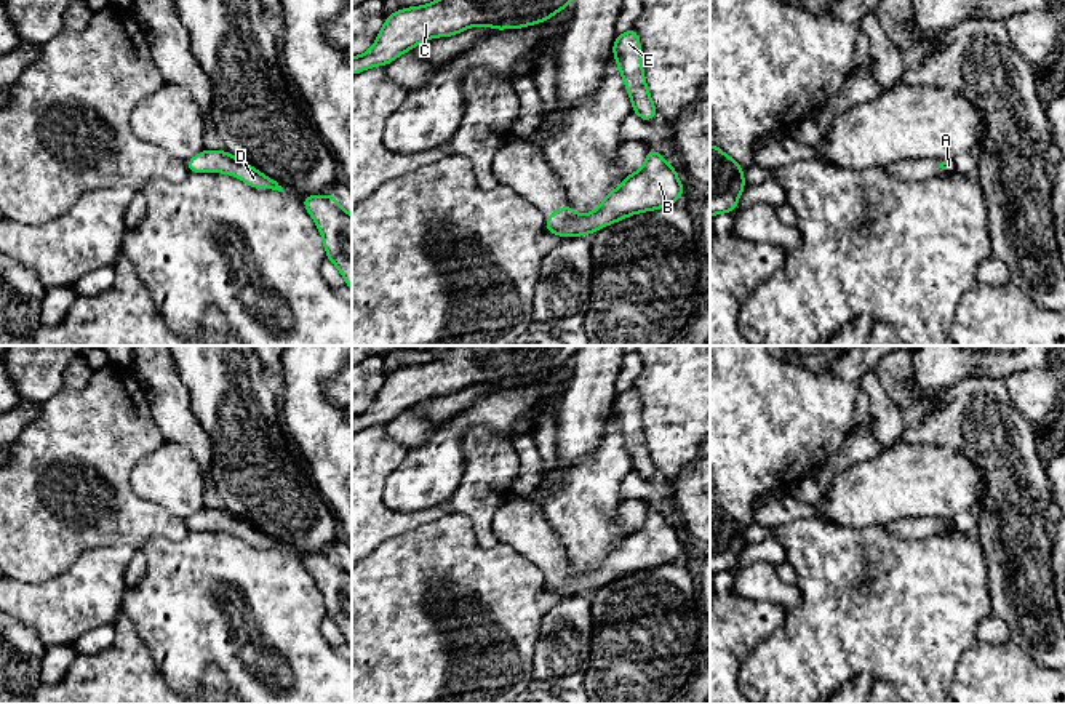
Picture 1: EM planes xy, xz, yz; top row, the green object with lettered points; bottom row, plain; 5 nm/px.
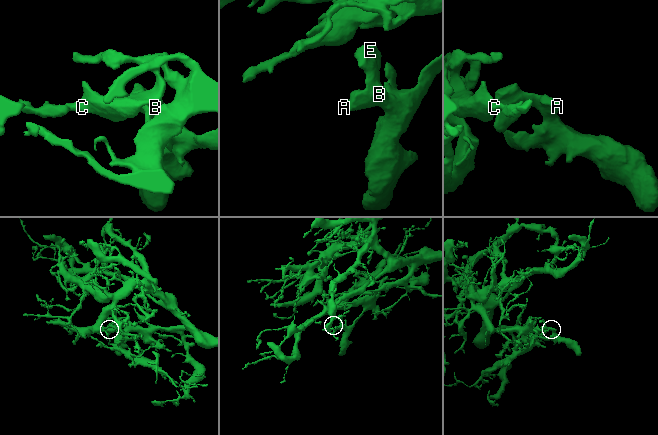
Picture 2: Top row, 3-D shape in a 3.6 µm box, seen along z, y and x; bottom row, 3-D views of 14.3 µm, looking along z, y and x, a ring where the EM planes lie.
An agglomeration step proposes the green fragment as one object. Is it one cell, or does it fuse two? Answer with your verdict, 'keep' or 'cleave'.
keep

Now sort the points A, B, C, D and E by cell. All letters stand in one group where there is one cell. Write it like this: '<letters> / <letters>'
A B C D E

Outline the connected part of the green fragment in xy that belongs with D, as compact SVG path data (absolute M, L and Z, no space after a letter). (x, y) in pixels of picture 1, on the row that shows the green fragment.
M201 150L185 162L190 173L225 173L235 176L256 189L272 189L283 192L283 187L272 178L259 173L251 165L222 150Z

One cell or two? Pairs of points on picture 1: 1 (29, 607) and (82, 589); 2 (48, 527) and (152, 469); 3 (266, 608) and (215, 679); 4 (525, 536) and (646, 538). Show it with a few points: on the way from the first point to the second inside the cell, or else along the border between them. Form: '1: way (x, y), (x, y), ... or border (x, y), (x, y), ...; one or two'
1: way (42, 607), (64, 607), (69, 602); one
2: border (149, 452), (131, 471), (130, 485), (159, 506); two
3: border (200, 677), (215, 668), (231, 687); two
4: way (555, 567), (568, 580), (594, 580), (616, 564); one

